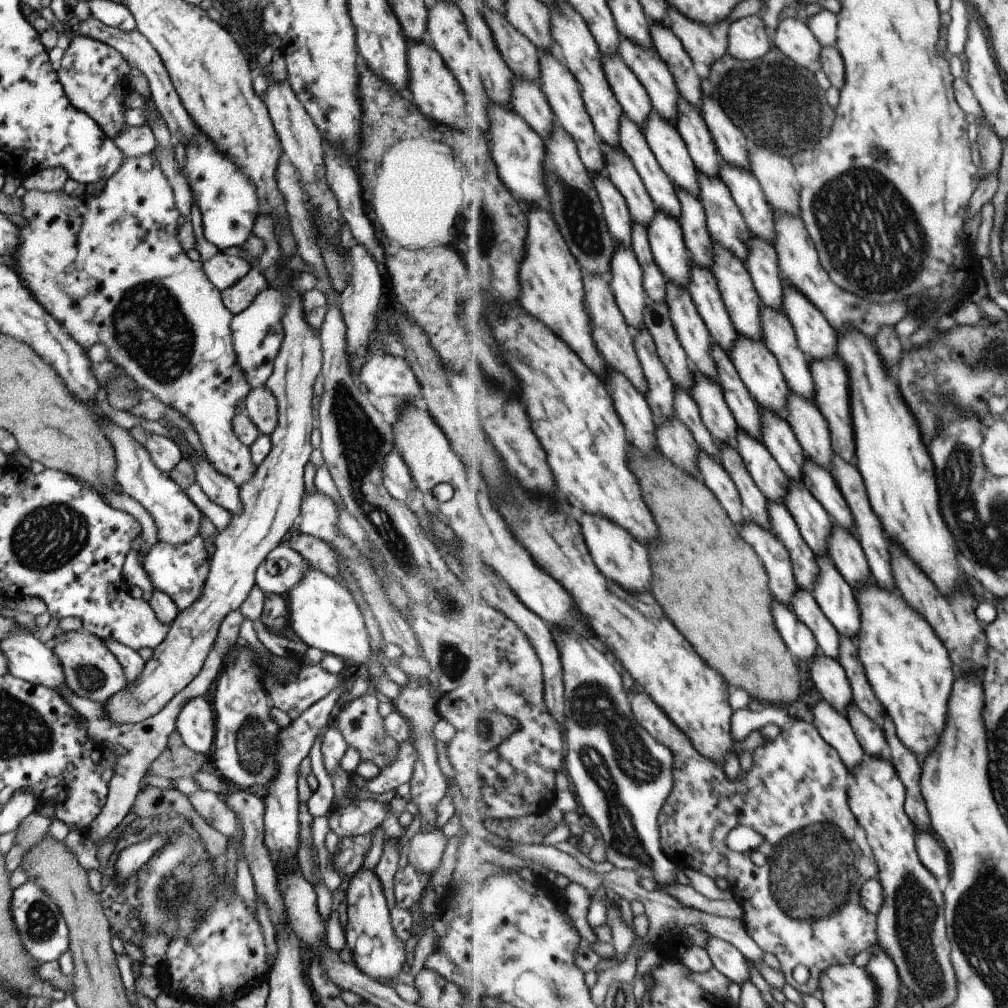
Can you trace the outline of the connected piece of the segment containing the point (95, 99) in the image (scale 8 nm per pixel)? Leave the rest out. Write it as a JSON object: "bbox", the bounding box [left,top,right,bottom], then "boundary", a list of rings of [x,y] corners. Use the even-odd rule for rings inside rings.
{"bbox":[56,34,130,138],"boundary":[[[70,34],[67,48],[56,70],[58,81],[71,106],[88,114],[109,138],[122,129],[125,108],[122,100],[129,93],[127,76],[130,66],[123,60],[117,49],[85,35]]]}

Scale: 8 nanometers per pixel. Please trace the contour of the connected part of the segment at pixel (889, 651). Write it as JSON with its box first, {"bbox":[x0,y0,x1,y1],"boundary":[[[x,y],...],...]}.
{"bbox":[856,578,955,756],"boundary":[[[875,578],[856,590],[862,627],[857,638],[860,657],[869,682],[885,710],[895,718],[899,738],[919,756],[931,752],[939,742],[945,724],[955,672],[951,656],[931,624],[909,606],[896,590],[882,587]]]}

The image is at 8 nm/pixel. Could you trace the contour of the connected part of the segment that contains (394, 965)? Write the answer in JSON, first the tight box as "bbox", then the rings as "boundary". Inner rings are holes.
{"bbox":[342,869,406,984],"boundary":[[[357,869],[350,879],[345,880],[345,916],[347,921],[342,930],[346,940],[346,948],[352,954],[353,964],[378,982],[389,984],[393,982],[401,965],[406,960],[403,951],[404,942],[400,941],[393,932],[390,914],[385,905],[381,881],[374,873],[374,869]]]}

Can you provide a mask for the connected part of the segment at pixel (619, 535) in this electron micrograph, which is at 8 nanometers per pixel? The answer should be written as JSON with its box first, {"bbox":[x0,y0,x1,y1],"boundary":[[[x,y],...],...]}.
{"bbox":[581,514,653,592],"boundary":[[[583,514],[581,526],[585,530],[585,540],[587,540],[589,550],[593,550],[591,552],[593,560],[597,562],[597,566],[601,566],[601,572],[607,578],[621,582],[621,586],[625,586],[627,590],[633,590],[633,592],[643,592],[651,586],[653,572],[651,572],[647,548],[629,530],[625,530],[623,526],[615,524],[613,520],[605,518],[605,516],[599,516],[599,514]]]}

